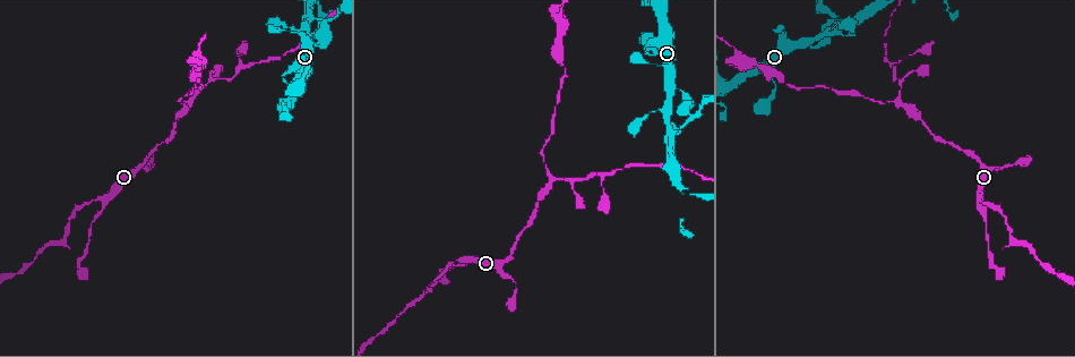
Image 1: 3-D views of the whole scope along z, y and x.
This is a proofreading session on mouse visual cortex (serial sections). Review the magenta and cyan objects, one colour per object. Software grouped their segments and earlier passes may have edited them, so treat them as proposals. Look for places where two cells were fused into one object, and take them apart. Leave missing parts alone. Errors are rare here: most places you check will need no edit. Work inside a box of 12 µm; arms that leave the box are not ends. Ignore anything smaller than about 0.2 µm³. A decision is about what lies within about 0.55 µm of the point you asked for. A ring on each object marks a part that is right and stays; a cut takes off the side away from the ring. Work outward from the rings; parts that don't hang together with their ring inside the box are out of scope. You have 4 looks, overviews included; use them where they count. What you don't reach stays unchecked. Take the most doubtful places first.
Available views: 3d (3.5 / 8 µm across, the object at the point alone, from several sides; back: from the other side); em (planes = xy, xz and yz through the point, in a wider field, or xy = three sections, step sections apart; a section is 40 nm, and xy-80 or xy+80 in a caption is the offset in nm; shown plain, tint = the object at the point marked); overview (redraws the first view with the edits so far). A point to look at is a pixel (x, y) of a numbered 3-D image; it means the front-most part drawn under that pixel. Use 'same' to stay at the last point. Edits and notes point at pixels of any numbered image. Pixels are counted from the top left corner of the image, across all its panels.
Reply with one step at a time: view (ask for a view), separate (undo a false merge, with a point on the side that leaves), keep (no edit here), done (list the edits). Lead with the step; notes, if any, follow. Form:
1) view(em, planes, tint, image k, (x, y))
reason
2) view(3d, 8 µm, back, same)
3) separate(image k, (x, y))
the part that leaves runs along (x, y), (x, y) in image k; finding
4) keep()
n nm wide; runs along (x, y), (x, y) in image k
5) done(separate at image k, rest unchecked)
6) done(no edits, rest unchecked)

view(3d, 3.5 µm, image 1, (902, 101))
a narrow waist

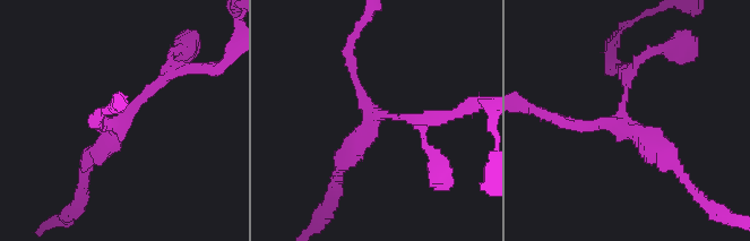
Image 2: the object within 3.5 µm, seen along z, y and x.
view(em, xy, step 1, tint, image 2, (120, 130))
3 arms; arms of 100, 150, 200 nm

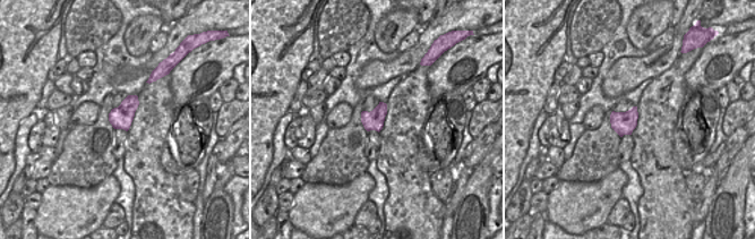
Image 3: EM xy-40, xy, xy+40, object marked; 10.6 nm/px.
keep()
runs along (677, 165), (619, 125), (558, 120) in image 2; all the same cell

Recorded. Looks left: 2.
view(3d, 3.5 µm, image 1, (670, 86))
branch point

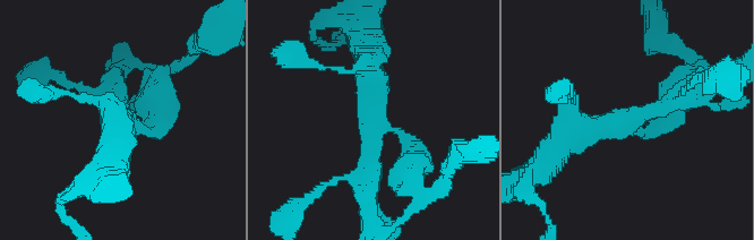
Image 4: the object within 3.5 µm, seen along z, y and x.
view(em, xy, step 2, tint, image 4, (374, 124))
now the EM

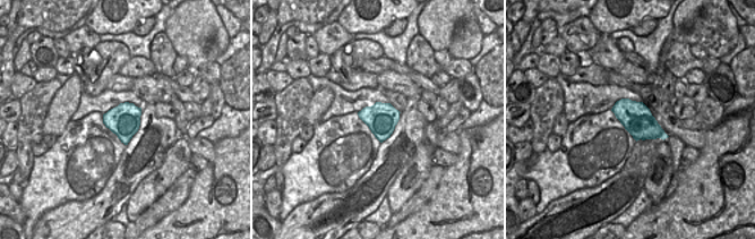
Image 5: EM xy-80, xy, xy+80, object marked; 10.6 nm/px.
keep()
arms of 200, 300, 400 nm; runs along (560, 144), (696, 87) in image 4; all the same cell

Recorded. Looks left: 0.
done(no edits, rest unchecked)

